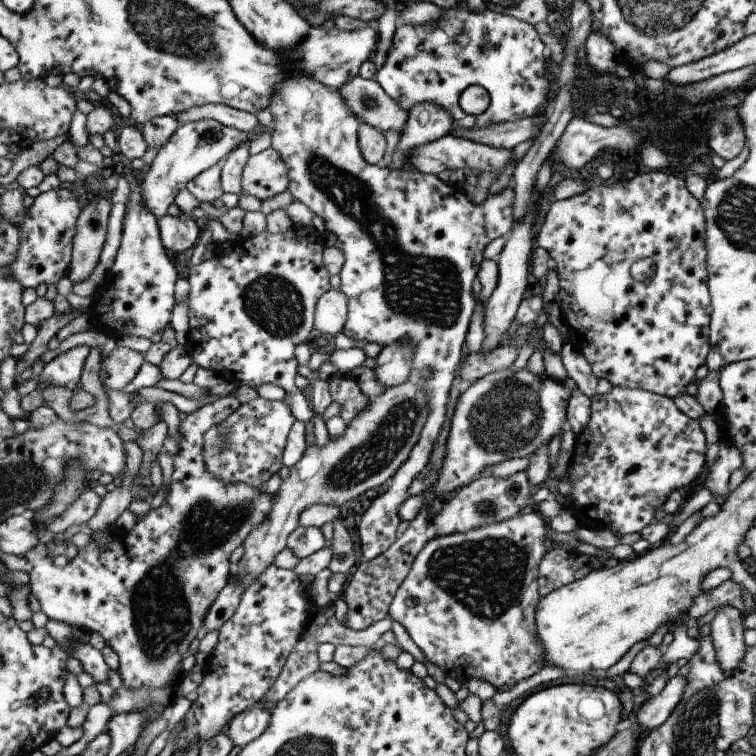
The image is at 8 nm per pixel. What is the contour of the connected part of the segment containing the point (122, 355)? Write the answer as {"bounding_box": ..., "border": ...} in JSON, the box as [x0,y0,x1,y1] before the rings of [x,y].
{"bounding_box":[99,347,145,391],"border":[[[126,347],[116,349],[101,360],[99,377],[102,384],[109,384],[111,390],[123,391],[127,384],[139,374],[145,362],[144,353]]]}

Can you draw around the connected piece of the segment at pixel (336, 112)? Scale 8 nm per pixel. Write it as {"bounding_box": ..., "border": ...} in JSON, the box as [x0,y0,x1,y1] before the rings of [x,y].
{"bounding_box":[269,74,515,561],"border":[[[293,74],[293,76],[285,76],[285,82],[275,90],[273,98],[271,98],[271,106],[269,108],[272,114],[272,137],[271,146],[275,150],[279,150],[279,154],[283,154],[283,160],[287,160],[287,166],[289,166],[289,178],[291,178],[291,184],[289,184],[289,192],[295,201],[305,204],[315,215],[320,216],[325,222],[326,231],[331,232],[333,236],[336,237],[335,247],[340,248],[341,252],[345,253],[345,264],[343,264],[343,270],[340,274],[341,285],[340,289],[345,293],[345,296],[349,299],[349,314],[347,324],[343,332],[353,338],[353,340],[365,340],[365,342],[375,342],[379,346],[388,347],[391,344],[397,344],[397,342],[405,342],[409,340],[413,346],[415,346],[415,354],[413,356],[413,368],[411,368],[411,376],[409,376],[409,381],[415,382],[419,388],[423,388],[427,392],[427,398],[429,398],[429,418],[421,432],[419,442],[415,444],[410,458],[406,460],[406,463],[395,473],[393,477],[392,484],[386,488],[383,494],[377,495],[372,501],[368,509],[362,515],[362,519],[358,525],[358,536],[360,537],[361,544],[361,554],[363,557],[367,558],[368,561],[375,560],[378,556],[381,556],[384,552],[387,552],[397,542],[397,528],[399,528],[399,523],[403,521],[401,514],[399,514],[399,508],[403,508],[403,504],[409,500],[409,486],[413,484],[413,480],[417,478],[417,474],[425,473],[427,465],[431,462],[431,456],[435,452],[435,446],[439,442],[439,436],[443,432],[443,426],[447,424],[447,406],[449,406],[449,400],[451,400],[451,386],[457,378],[458,368],[461,364],[461,359],[463,358],[465,338],[467,338],[467,332],[469,332],[469,322],[471,322],[471,316],[475,312],[475,296],[473,296],[473,280],[477,278],[479,274],[479,268],[485,258],[485,248],[489,246],[491,240],[499,238],[499,236],[507,237],[509,232],[512,230],[515,222],[515,178],[511,180],[511,186],[501,192],[501,194],[495,194],[495,196],[489,197],[483,204],[475,204],[466,195],[464,188],[457,185],[449,185],[447,182],[443,182],[441,178],[437,175],[428,175],[419,172],[418,170],[393,170],[390,167],[379,167],[378,165],[369,164],[363,156],[362,148],[358,144],[359,142],[359,128],[361,126],[361,120],[357,116],[353,116],[353,112],[349,110],[347,102],[343,100],[341,92],[339,89],[333,89],[332,87],[325,86],[321,82],[317,82],[315,78],[307,76],[307,74]]]}

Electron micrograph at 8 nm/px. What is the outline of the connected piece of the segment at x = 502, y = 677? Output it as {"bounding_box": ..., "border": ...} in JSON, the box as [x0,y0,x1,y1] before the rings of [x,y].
{"bounding_box":[390,509,550,690],"border":[[[535,509],[525,514],[520,514],[511,520],[505,522],[495,522],[471,532],[452,534],[451,536],[440,536],[431,539],[427,546],[419,553],[419,556],[413,563],[413,568],[409,576],[403,581],[402,586],[395,594],[395,598],[390,606],[390,615],[393,620],[399,622],[410,635],[410,638],[416,643],[416,646],[422,651],[425,659],[435,666],[439,666],[448,681],[454,681],[461,686],[469,684],[471,678],[481,678],[483,681],[489,682],[496,690],[503,686],[515,686],[521,680],[527,680],[541,668],[547,666],[545,664],[545,648],[543,642],[539,638],[539,630],[537,630],[537,607],[542,599],[539,584],[539,564],[543,560],[543,556],[550,548],[547,541],[547,530],[549,522],[545,522],[540,516],[541,514]]]}

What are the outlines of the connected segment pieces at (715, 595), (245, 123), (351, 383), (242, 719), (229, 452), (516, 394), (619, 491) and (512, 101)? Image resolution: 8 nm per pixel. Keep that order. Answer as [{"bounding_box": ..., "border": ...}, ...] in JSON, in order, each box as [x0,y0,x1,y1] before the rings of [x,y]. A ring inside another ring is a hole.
[{"bounding_box":[685,578,747,618],"border":[[[729,578],[709,592],[702,592],[699,596],[696,596],[693,604],[691,604],[685,614],[687,617],[697,618],[698,616],[703,616],[711,608],[731,606],[731,608],[739,610],[745,616],[747,612],[742,601],[742,592],[743,586]]]},{"bounding_box":[175,104,259,132],"border":[[[205,104],[205,106],[197,106],[191,110],[185,110],[181,114],[177,114],[175,118],[181,124],[187,122],[199,122],[199,120],[217,120],[223,126],[231,126],[240,130],[240,132],[255,132],[259,128],[259,120],[255,114],[243,111],[229,105],[221,104]]]},{"bounding_box":[331,375,371,424],"border":[[[336,375],[331,383],[333,400],[341,406],[340,415],[347,424],[351,424],[371,402],[370,396],[365,396],[359,384],[348,375]]]},{"bounding_box":[224,706,271,749],"border":[[[255,706],[236,716],[224,733],[233,740],[235,746],[242,749],[265,732],[270,720],[271,710]]]},{"bounding_box":[204,396,296,488],"border":[[[257,396],[243,403],[237,412],[204,435],[204,455],[207,472],[215,474],[227,484],[249,484],[264,488],[267,480],[284,466],[284,452],[296,415],[281,400],[267,400]]]},{"bounding_box":[436,368,575,505],"border":[[[509,368],[507,370],[493,372],[491,374],[487,374],[487,376],[484,376],[481,380],[477,380],[472,383],[471,386],[469,386],[469,388],[461,394],[461,398],[457,400],[457,406],[455,406],[455,414],[453,414],[453,420],[451,420],[451,430],[449,430],[449,440],[447,440],[447,452],[445,452],[444,464],[441,472],[439,472],[439,478],[436,479],[439,481],[439,501],[437,502],[437,505],[441,503],[440,500],[444,495],[457,490],[457,488],[460,488],[460,490],[465,488],[465,486],[471,484],[471,482],[478,477],[482,477],[487,474],[487,470],[489,470],[489,468],[493,468],[494,466],[497,466],[497,464],[503,464],[503,462],[507,462],[507,460],[529,458],[537,452],[538,448],[547,445],[554,436],[558,436],[558,438],[560,438],[563,434],[561,426],[563,426],[563,422],[568,421],[568,408],[571,396],[573,396],[574,386],[575,384],[573,382],[569,382],[568,380],[561,380],[561,382],[557,382],[547,374],[532,374],[526,368],[519,371],[513,371]]]},{"bounding_box":[567,386,705,534],"border":[[[612,386],[611,390],[606,394],[596,394],[592,398],[592,415],[589,426],[583,434],[575,435],[574,452],[571,464],[567,469],[567,475],[573,483],[570,502],[570,509],[579,520],[594,521],[595,530],[609,530],[609,532],[617,532],[617,534],[629,534],[631,532],[639,532],[643,526],[647,526],[653,518],[653,512],[657,508],[661,508],[663,502],[667,500],[667,495],[679,488],[698,485],[698,482],[705,472],[705,437],[699,424],[691,418],[687,418],[676,406],[672,399],[666,396],[659,396],[652,392],[645,392],[643,389],[631,390],[630,388],[619,388]]]},{"bounding_box":[375,6,551,128],"border":[[[467,6],[443,9],[439,20],[425,26],[403,25],[395,30],[392,45],[387,51],[385,61],[377,70],[375,79],[383,90],[399,104],[410,111],[417,104],[435,102],[437,106],[453,114],[453,124],[457,128],[489,128],[493,124],[517,121],[537,116],[549,100],[551,82],[547,80],[547,46],[539,38],[538,28],[524,20],[499,14],[489,8],[473,12]],[[477,84],[489,94],[489,106],[480,115],[467,114],[459,106],[461,94]]]}]

